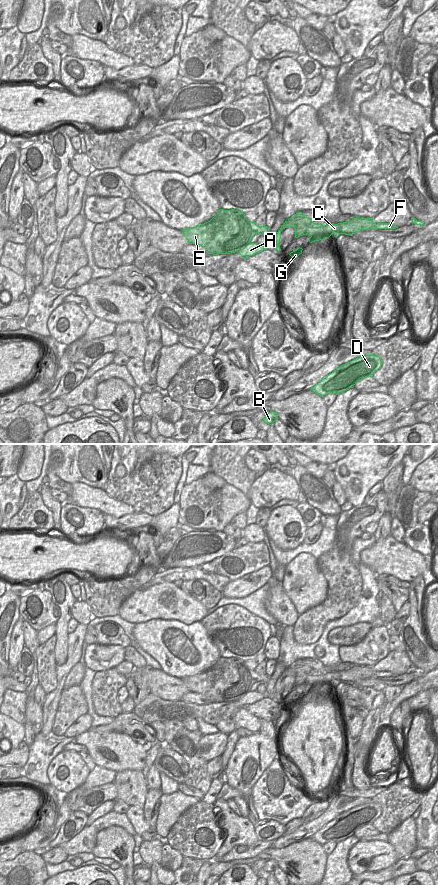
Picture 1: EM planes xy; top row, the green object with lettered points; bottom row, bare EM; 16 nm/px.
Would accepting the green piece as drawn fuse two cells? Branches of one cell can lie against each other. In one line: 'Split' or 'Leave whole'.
Split

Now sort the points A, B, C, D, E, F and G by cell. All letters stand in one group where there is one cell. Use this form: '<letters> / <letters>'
A B C D E F / G

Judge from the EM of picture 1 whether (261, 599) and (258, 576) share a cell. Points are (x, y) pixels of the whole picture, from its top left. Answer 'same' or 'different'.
different

